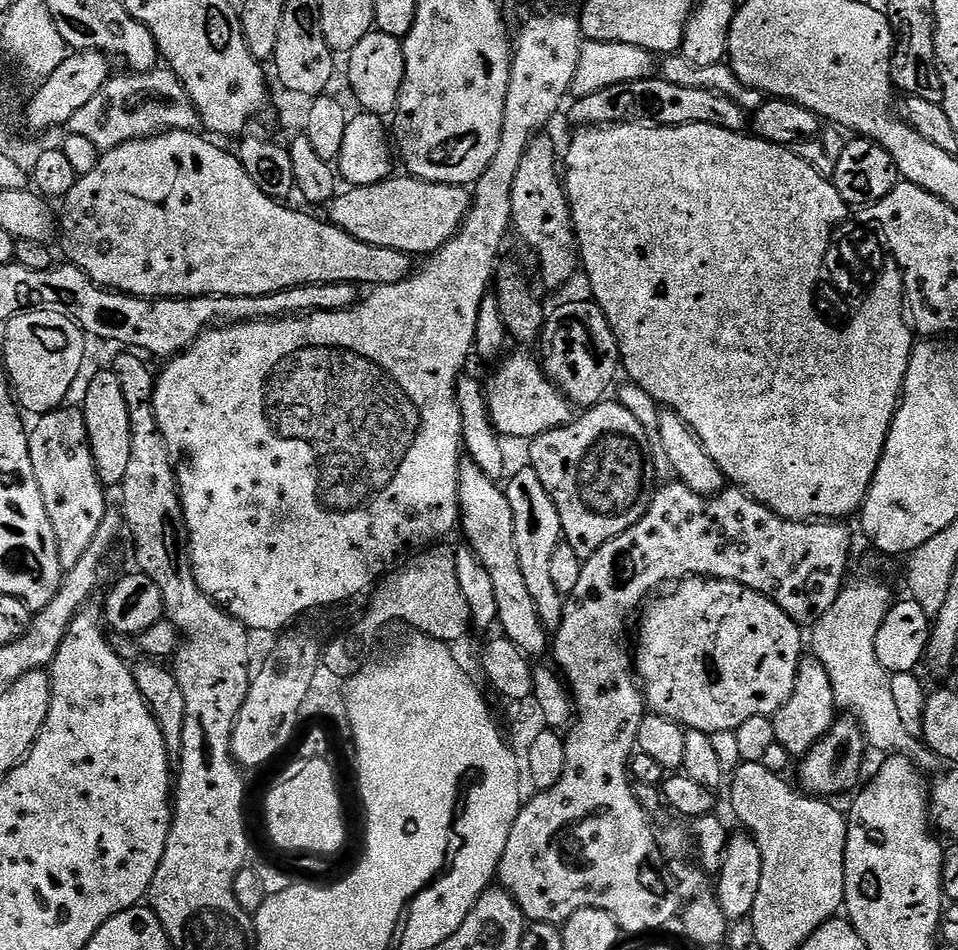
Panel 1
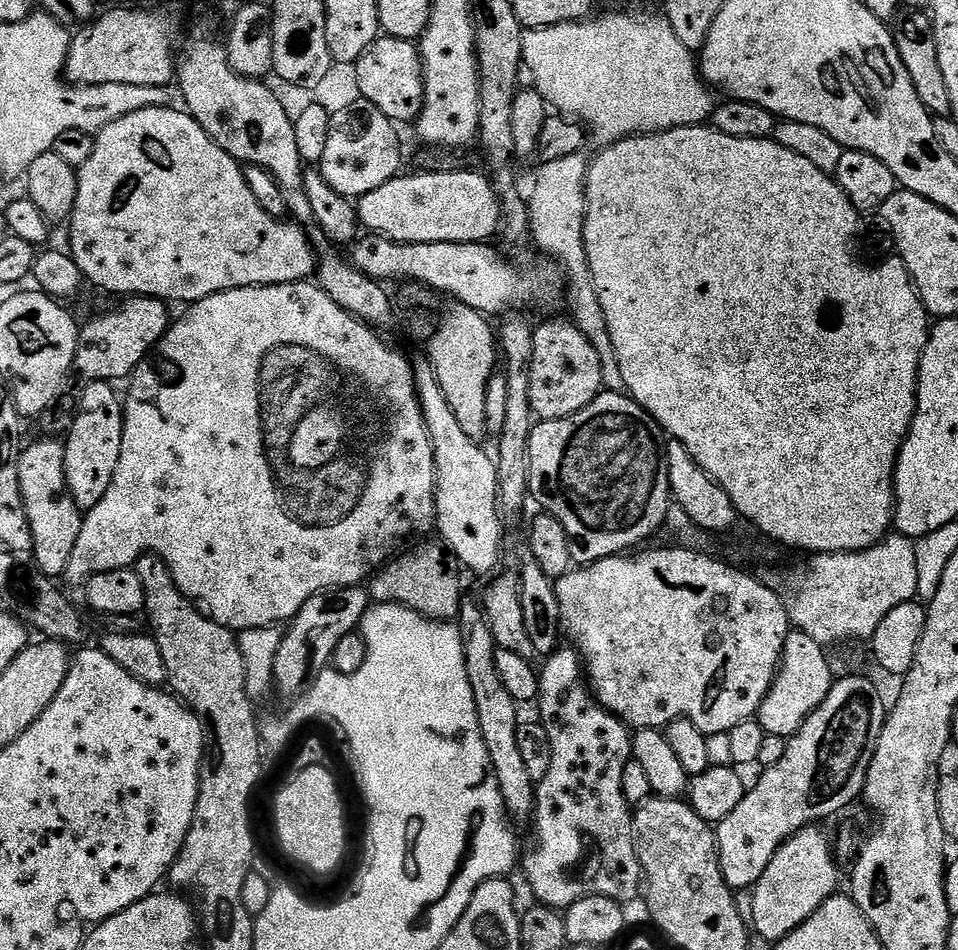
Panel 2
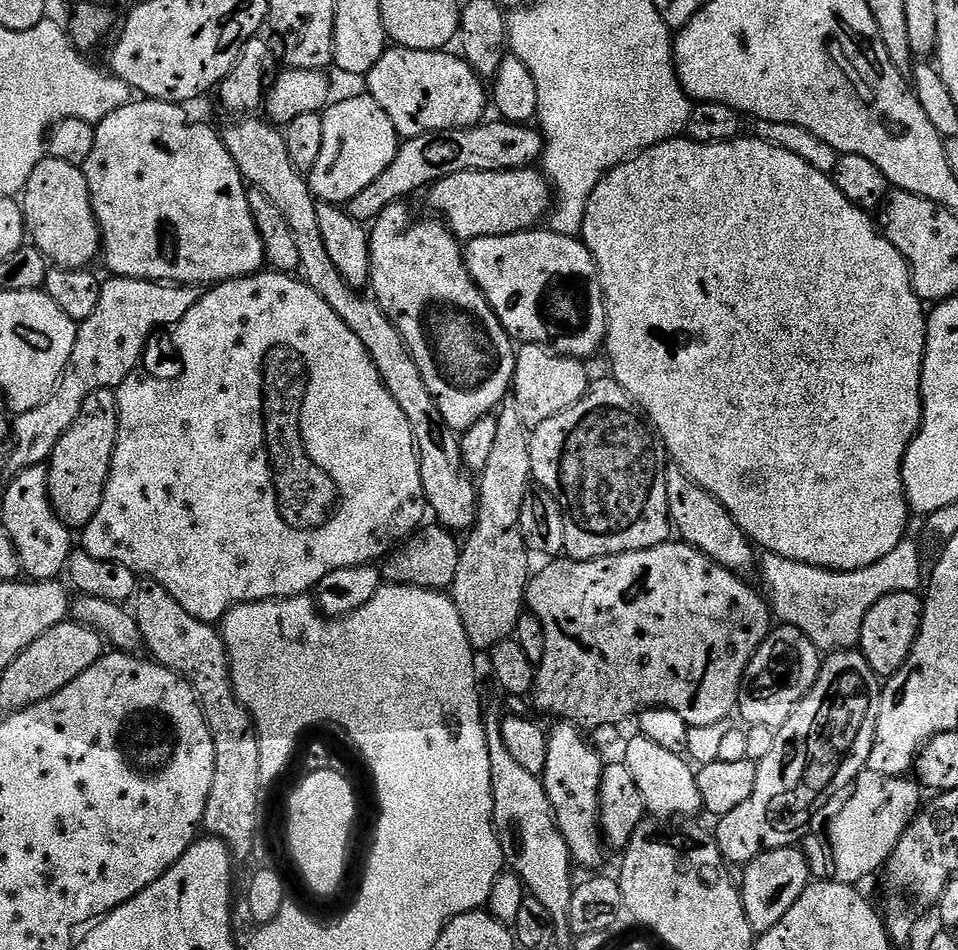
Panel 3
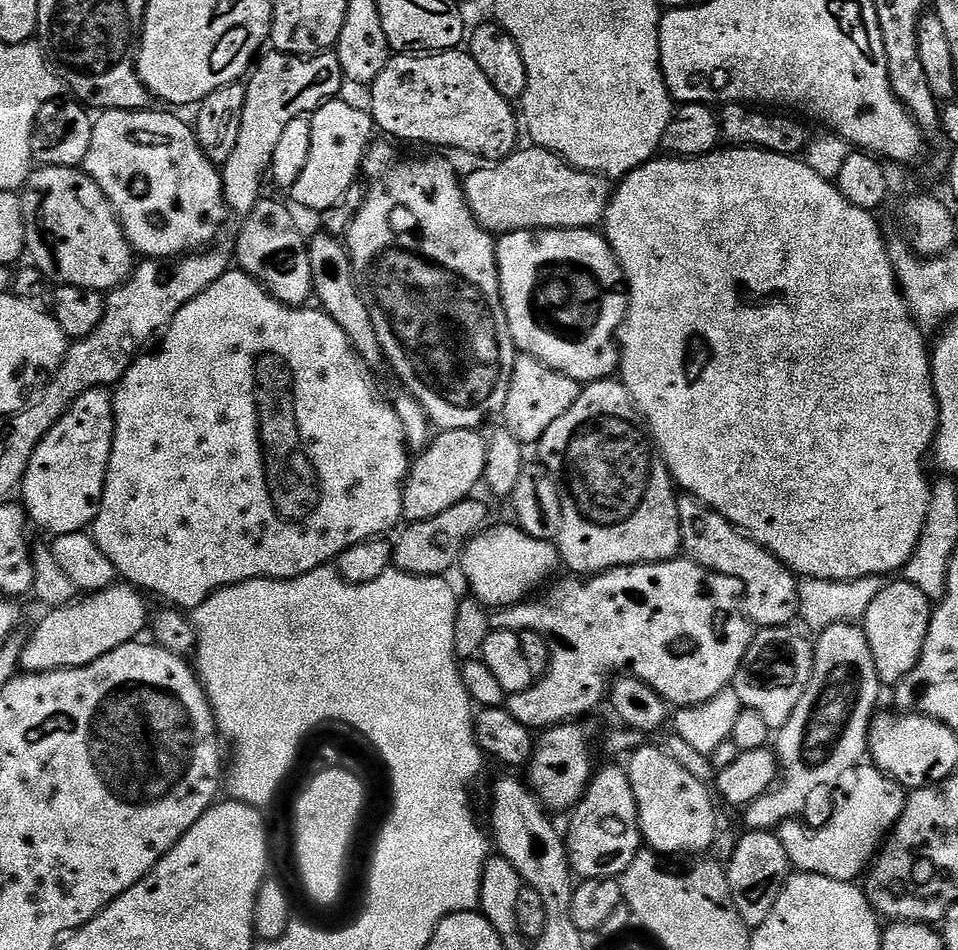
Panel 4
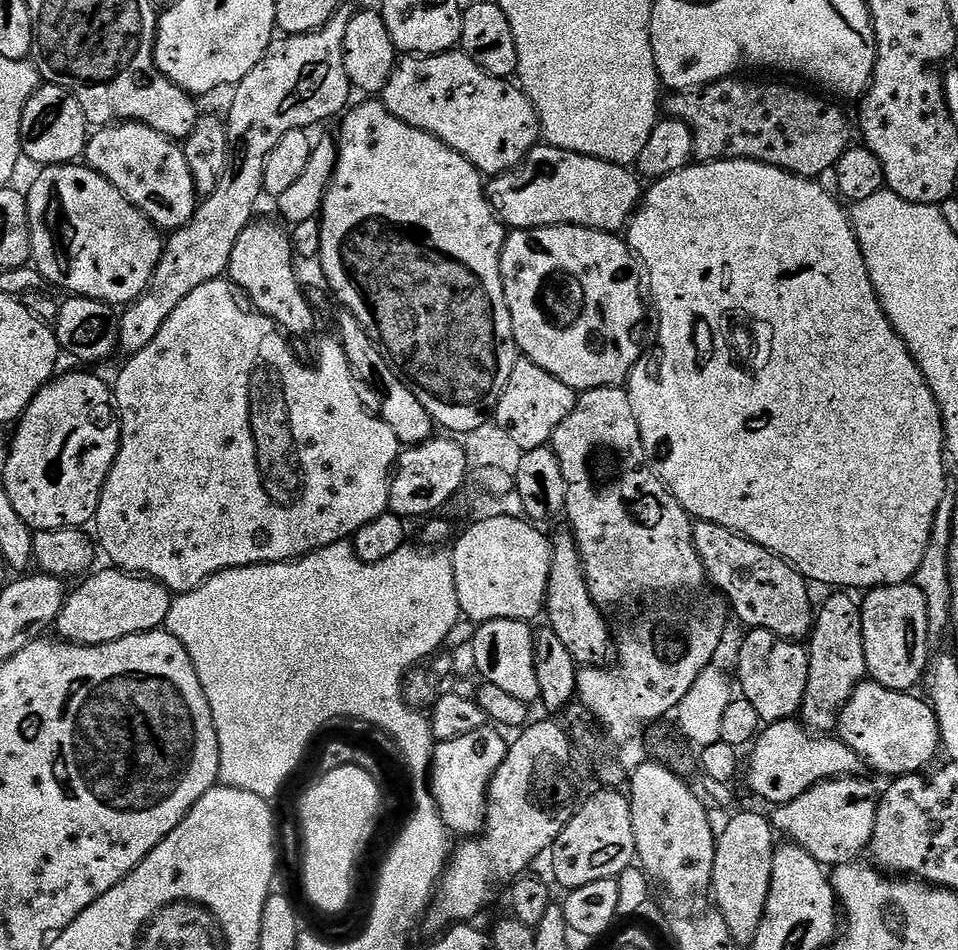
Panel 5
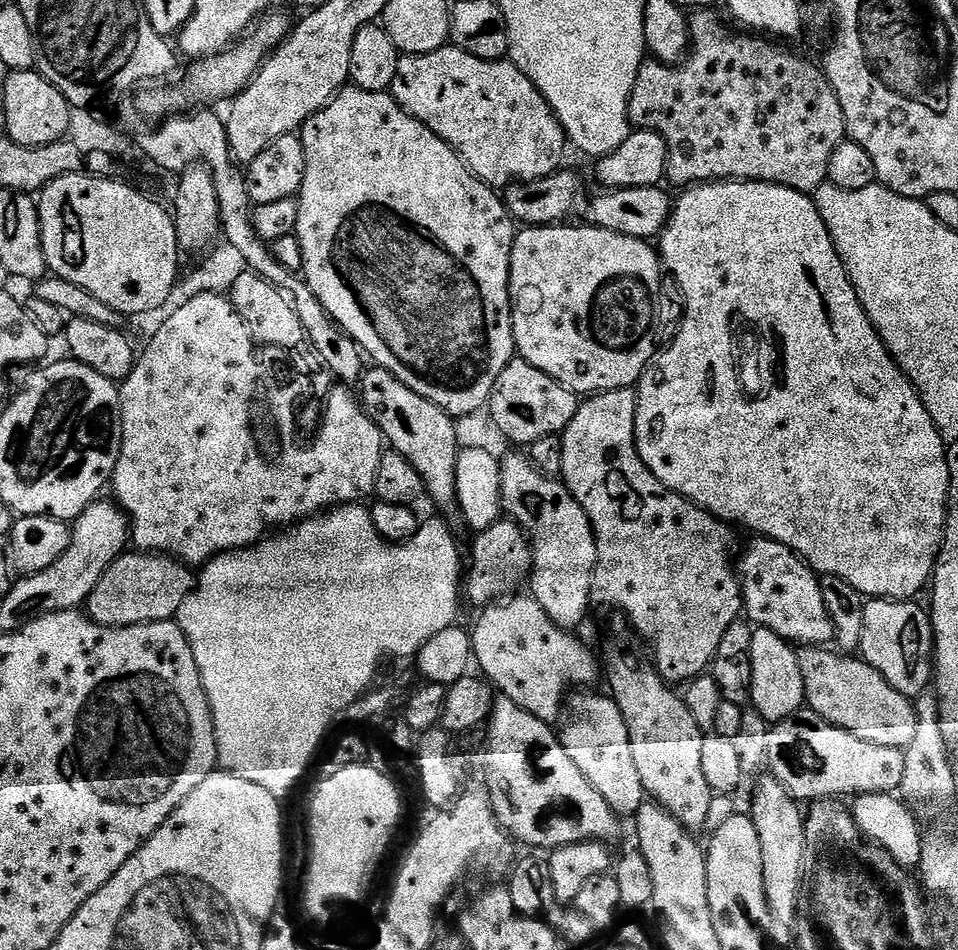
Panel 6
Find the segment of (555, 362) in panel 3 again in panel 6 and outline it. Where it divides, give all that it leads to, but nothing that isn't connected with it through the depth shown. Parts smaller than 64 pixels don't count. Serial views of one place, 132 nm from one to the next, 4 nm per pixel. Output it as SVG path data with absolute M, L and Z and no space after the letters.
M513 358L506 370L498 374L498 382L494 382L486 409L501 437L509 445L527 446L538 442L538 438L563 434L580 406L577 393L550 378L550 374L538 370L538 366L530 366L530 362Z

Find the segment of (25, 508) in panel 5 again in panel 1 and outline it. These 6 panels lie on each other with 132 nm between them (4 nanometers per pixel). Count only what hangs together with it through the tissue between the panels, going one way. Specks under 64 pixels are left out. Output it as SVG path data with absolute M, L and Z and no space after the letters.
M110 370L100 372L88 384L82 403L88 445L100 483L118 486L126 478L126 466L130 462L130 414L126 414L126 398L122 398L122 386Z

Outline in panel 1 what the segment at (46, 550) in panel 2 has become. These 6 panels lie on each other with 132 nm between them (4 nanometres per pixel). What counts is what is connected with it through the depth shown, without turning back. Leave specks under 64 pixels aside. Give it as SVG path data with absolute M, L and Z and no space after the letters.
M58 407L39 417L28 433L30 462L34 462L34 475L42 490L42 502L46 502L46 514L50 514L50 526L54 526L58 558L64 570L73 568L82 554L90 550L90 542L94 542L94 534L98 534L106 511L106 488L96 473L83 411L79 407L68 407Z

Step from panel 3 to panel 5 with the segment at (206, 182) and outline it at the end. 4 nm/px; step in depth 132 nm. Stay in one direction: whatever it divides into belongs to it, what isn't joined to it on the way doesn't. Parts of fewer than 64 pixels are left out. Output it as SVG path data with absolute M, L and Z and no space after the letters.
M125 122L93 131L88 138L86 164L109 180L147 220L161 230L181 228L190 223L196 212L198 193L183 147L150 126Z

